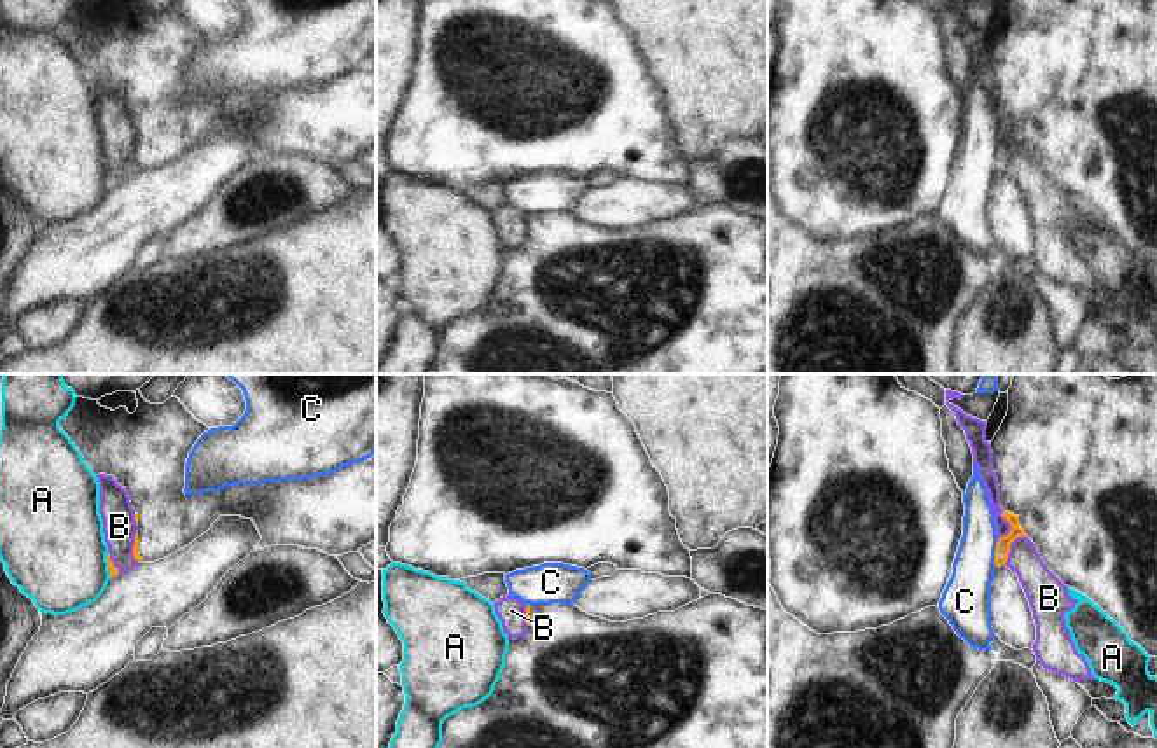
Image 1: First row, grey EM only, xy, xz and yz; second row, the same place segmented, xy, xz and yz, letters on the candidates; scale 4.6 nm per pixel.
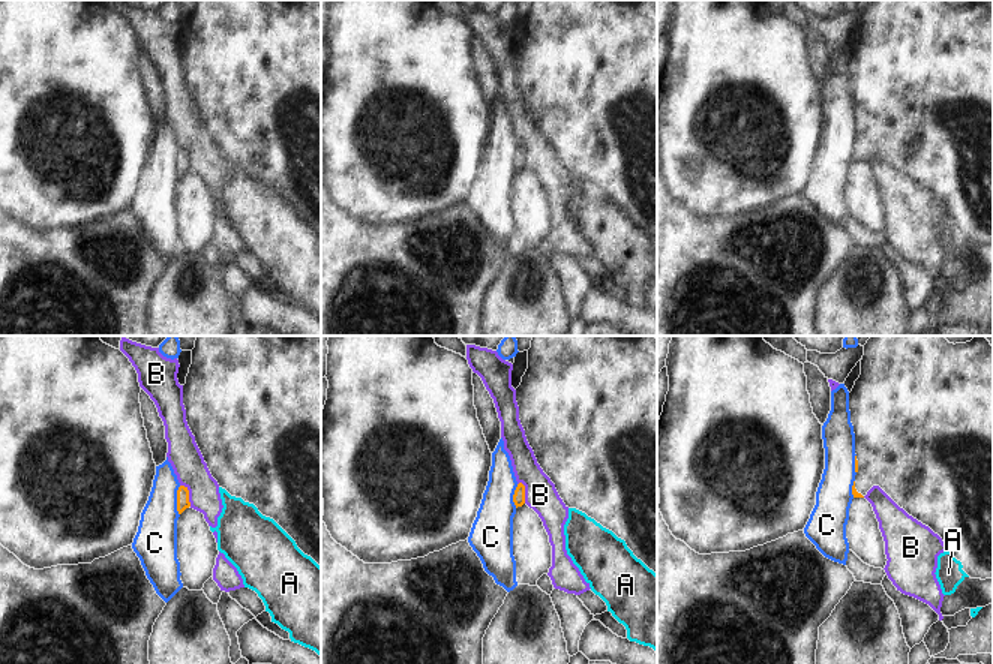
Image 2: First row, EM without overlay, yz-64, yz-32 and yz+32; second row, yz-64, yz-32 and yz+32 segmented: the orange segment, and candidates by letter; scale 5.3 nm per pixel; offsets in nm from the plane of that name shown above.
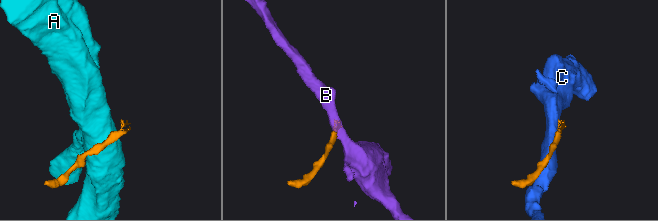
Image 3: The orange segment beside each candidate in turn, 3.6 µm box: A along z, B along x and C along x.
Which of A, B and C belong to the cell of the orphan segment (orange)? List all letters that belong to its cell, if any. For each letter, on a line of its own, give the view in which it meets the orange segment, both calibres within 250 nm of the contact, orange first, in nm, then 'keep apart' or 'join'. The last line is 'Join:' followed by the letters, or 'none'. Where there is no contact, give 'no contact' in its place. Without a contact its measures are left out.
A: meets orange in xy; 40 nm thick on the orange side, 460 nm on the other; keep apart
B: meets orange in yz; 70 nm thick on the orange side, 170 nm on the other; keep apart
C: meets orange in yz; 70 nm thick on the orange side, 220 nm on the other; keep apart
Join: none

